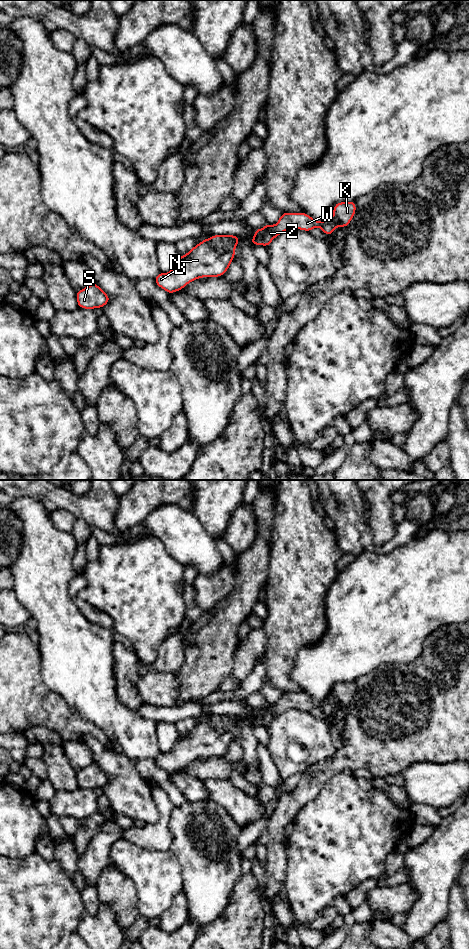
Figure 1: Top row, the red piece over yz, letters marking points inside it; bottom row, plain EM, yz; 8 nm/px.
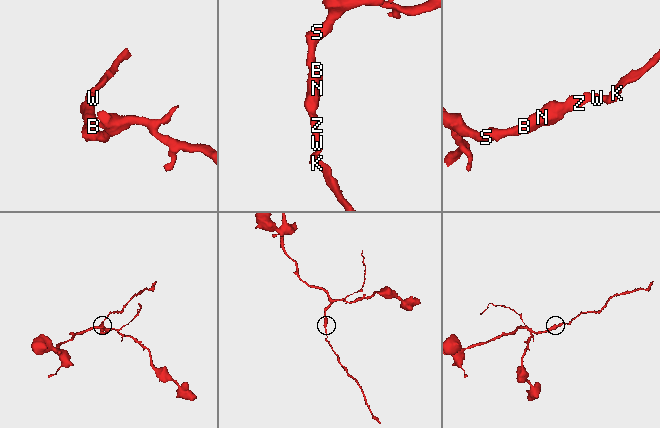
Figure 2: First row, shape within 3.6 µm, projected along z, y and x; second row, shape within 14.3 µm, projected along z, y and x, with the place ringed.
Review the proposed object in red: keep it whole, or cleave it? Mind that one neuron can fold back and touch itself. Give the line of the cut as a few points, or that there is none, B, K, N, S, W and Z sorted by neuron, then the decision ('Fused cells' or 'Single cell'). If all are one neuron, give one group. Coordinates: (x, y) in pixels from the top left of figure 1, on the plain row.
No split. Groups: B K N S W Z. Single cell

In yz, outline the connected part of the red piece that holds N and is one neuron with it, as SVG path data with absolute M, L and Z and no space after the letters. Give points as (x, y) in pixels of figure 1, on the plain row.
M213 715L208 719L204 719L187 734L181 735L170 752L160 752L154 759L156 765L171 774L182 770L198 758L223 756L235 738L235 729L240 720L241 718L235 715Z

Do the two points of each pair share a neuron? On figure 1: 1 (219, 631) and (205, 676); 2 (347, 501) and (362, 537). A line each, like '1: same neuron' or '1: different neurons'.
1: same neuron
2: same neuron

